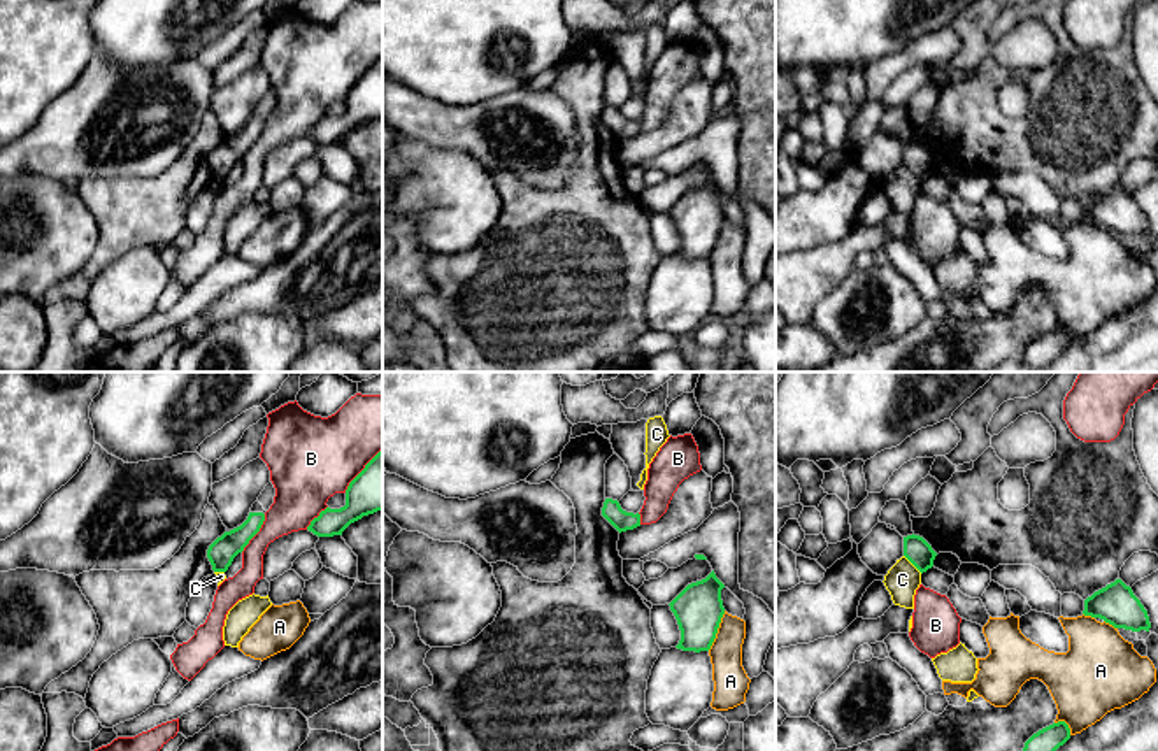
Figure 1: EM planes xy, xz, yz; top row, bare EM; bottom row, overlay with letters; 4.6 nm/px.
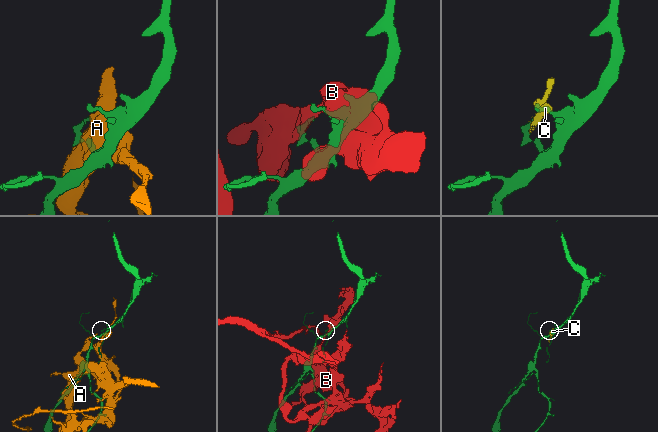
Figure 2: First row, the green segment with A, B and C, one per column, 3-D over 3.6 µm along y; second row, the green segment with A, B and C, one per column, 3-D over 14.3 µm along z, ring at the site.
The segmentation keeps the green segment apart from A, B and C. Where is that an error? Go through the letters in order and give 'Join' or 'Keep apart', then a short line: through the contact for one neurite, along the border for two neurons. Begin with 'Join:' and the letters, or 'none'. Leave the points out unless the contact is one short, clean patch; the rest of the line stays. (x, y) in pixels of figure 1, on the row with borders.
Join: none
A: Keep apart
B: Keep apart
C: Keep apart. Line: yz (904, 555), (922, 572)

